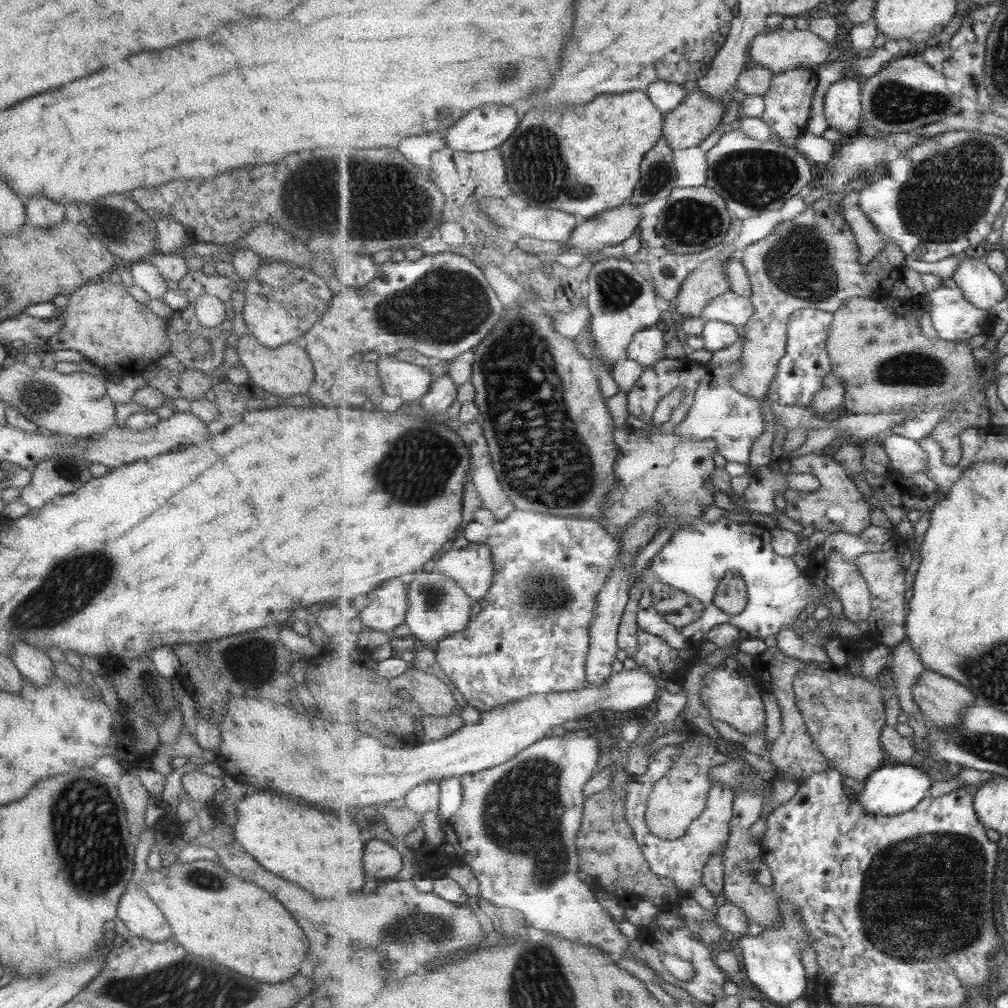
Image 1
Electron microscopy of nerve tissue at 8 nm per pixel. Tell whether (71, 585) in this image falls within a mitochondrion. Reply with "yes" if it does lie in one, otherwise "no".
yes

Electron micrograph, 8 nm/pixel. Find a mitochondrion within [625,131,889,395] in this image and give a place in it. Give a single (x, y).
(798, 263)

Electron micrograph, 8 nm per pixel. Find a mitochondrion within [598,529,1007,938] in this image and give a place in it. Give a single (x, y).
(962, 841)

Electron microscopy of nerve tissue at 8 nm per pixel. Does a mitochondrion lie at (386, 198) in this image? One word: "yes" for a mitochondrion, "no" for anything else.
yes

